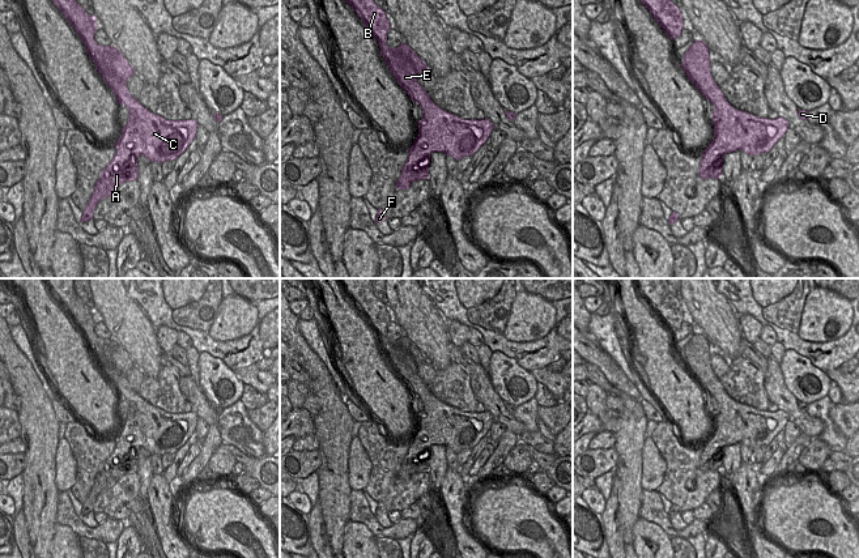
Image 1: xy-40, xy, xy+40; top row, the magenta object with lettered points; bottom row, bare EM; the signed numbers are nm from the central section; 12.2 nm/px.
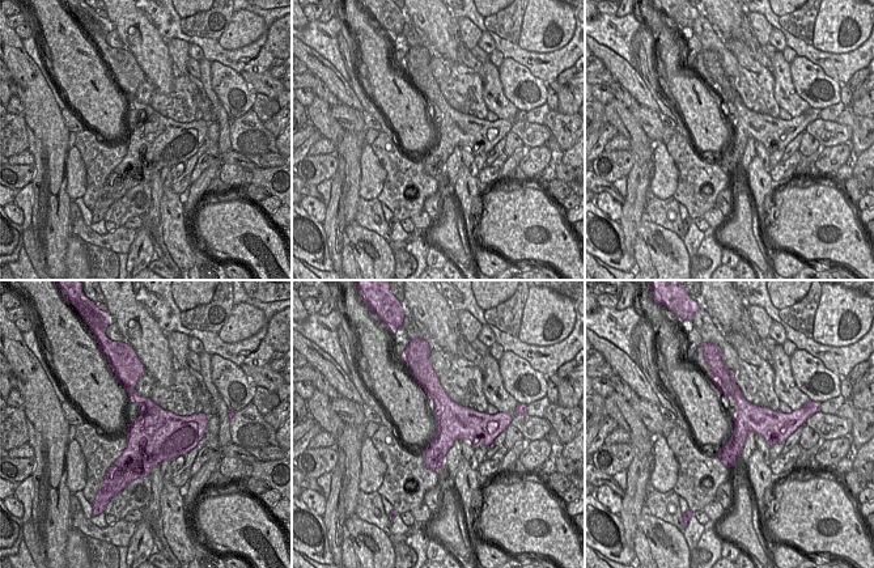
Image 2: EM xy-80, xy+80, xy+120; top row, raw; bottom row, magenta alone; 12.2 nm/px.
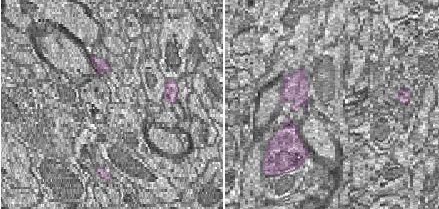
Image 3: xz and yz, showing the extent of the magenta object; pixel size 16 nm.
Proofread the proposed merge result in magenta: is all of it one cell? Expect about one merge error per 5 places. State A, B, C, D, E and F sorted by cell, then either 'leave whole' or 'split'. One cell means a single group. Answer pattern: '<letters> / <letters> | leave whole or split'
A C D F / B E | split

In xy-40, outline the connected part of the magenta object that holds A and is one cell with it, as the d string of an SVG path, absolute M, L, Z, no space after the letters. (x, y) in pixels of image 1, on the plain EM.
M118 392L116 395L129 402L128 414L114 436L116 444L112 453L95 474L93 487L82 503L81 515L93 512L97 497L111 489L120 477L137 473L140 448L160 456L177 452L196 429L199 417L194 412L166 413L150 405L137 392Z

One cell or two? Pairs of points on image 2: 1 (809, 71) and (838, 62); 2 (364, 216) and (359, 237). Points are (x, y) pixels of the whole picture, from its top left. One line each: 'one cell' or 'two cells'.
1: two cells
2: two cells

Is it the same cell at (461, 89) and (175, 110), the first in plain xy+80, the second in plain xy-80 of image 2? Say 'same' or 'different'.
same

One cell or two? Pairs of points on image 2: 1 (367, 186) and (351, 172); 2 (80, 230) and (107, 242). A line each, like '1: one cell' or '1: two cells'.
1: two cells
2: one cell

